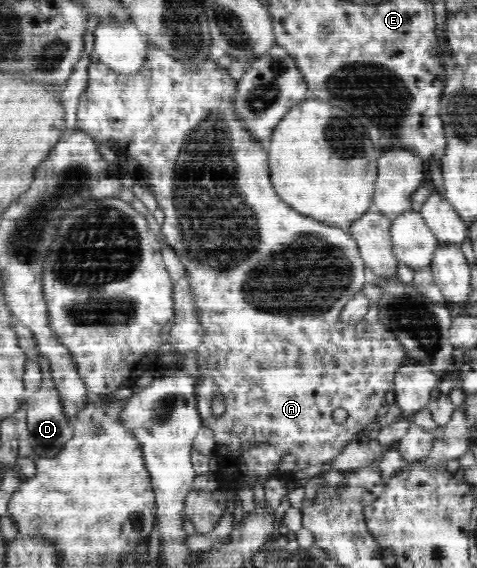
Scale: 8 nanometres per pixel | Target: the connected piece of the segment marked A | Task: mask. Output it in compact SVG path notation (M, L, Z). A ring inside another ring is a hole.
M148 45L146 61L137 75L119 75L107 67L104 63L93 62L89 64L88 69L89 82L87 89L79 97L77 108L76 127L82 128L87 135L93 136L95 143L100 145L108 144L117 150L119 156L131 157L135 159L141 167L147 171L147 183L150 185L150 191L153 191L158 206L163 210L165 221L161 227L162 234L165 235L166 243L169 248L173 248L179 261L187 274L187 281L191 284L191 299L195 302L195 315L199 316L199 323L203 326L203 343L197 347L199 353L199 366L203 377L199 383L221 383L221 387L212 388L209 395L209 385L205 387L196 387L195 397L197 409L202 424L214 431L216 449L214 454L217 456L218 469L216 474L219 485L214 491L195 491L185 499L184 517L189 519L194 525L195 534L207 535L223 519L223 515L233 512L236 503L241 500L241 493L249 489L253 493L255 483L271 483L271 479L281 479L283 483L295 483L295 475L299 471L307 471L307 467L323 467L323 463L329 463L334 457L337 457L343 448L351 441L359 439L368 428L377 421L377 411L382 406L385 393L392 391L394 386L394 375L398 369L405 365L409 357L406 348L401 347L397 339L394 339L394 331L383 327L383 325L365 325L363 321L357 325L345 325L337 317L341 315L341 307L362 290L365 285L365 262L361 257L357 242L354 236L346 228L323 225L315 219L307 219L305 215L299 215L295 209L287 207L275 191L273 185L269 183L269 165L267 165L267 153L261 143L251 143L247 139L247 131L243 131L243 123L237 123L235 111L231 111L231 95L235 95L235 81L227 73L227 69L215 65L211 59L203 63L203 67L198 67L199 73L191 73L185 65L180 65L165 50L159 50L159 46ZM214 391L220 391L224 399L225 412L217 417L213 414L212 397ZM335 409L345 409L348 417L344 424L339 424L333 419ZM285 453L291 453L297 458L295 471L279 471L278 463Z

